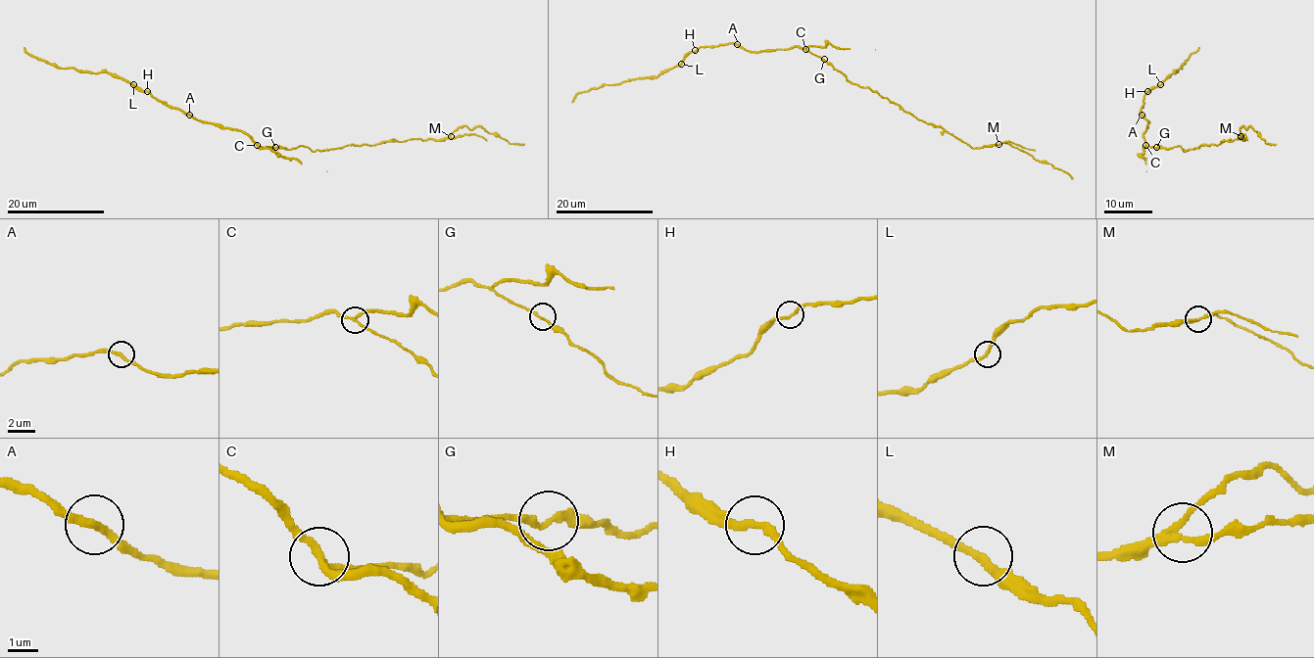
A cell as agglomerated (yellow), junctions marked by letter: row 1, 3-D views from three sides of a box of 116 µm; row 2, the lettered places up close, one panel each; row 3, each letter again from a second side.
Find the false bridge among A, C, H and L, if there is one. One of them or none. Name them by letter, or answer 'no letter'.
C

